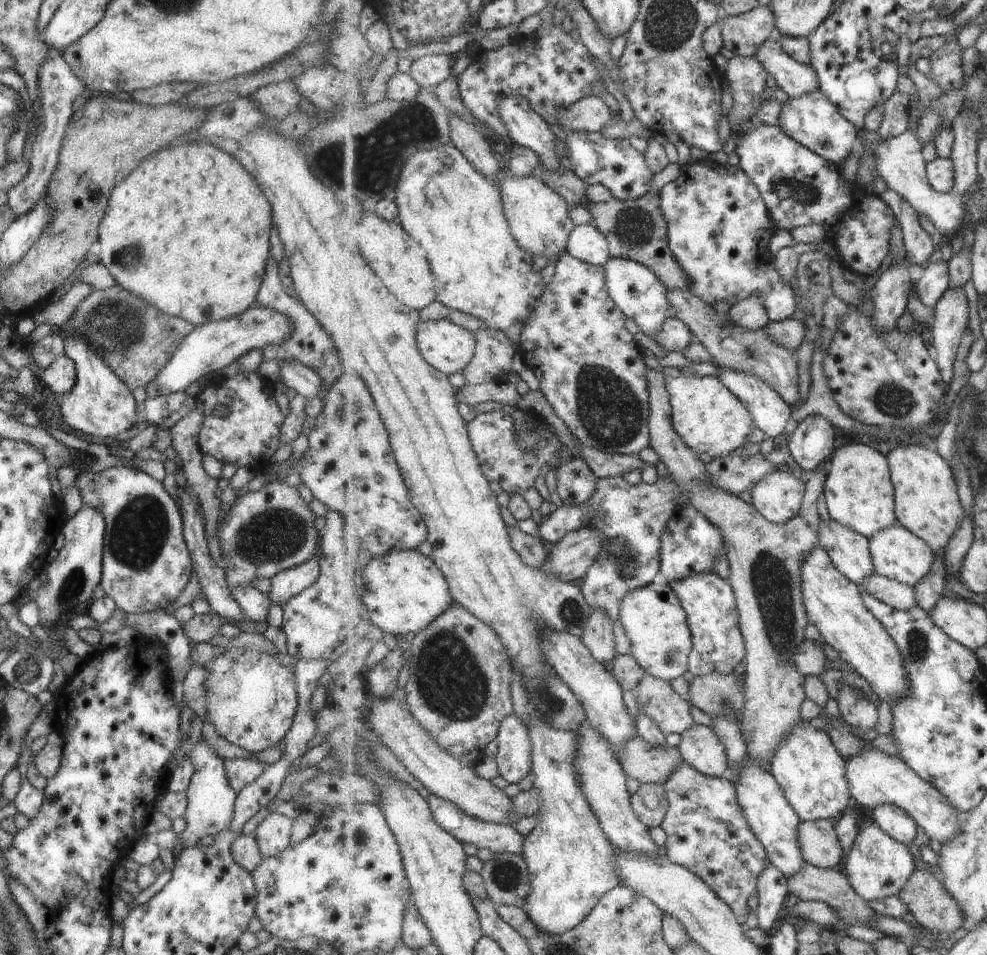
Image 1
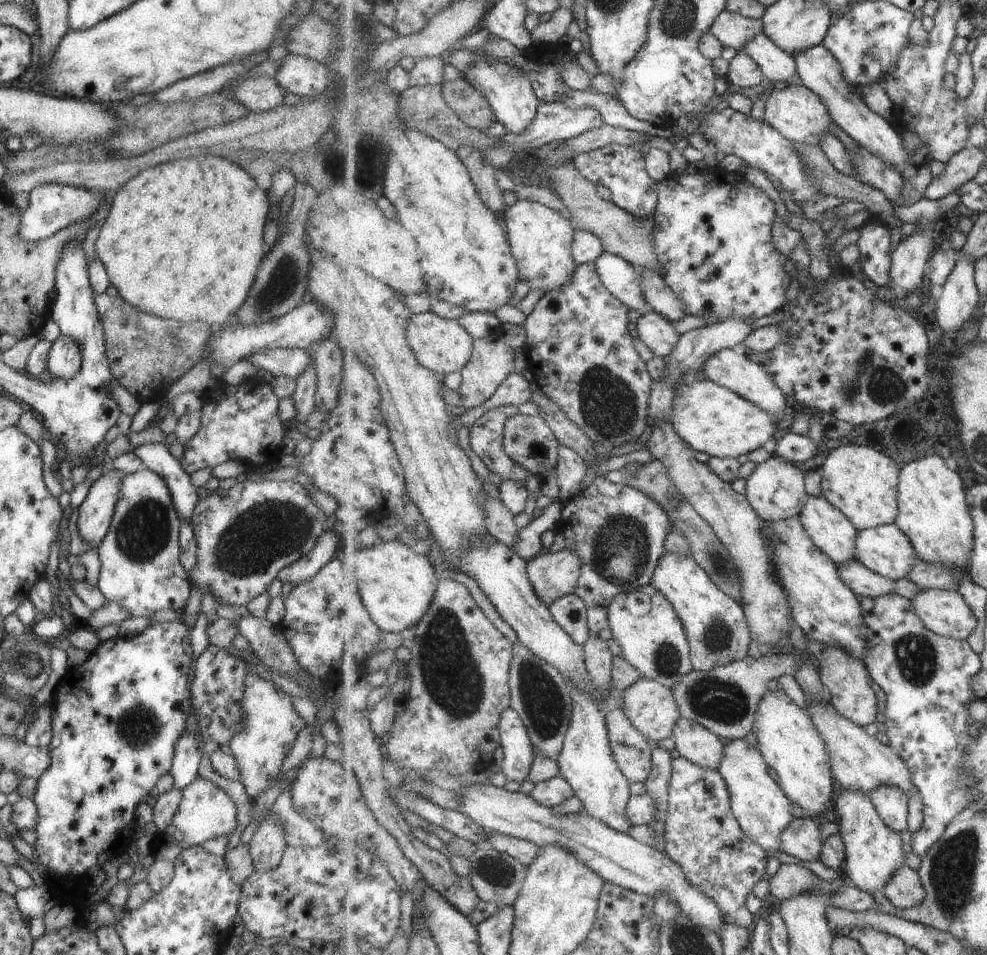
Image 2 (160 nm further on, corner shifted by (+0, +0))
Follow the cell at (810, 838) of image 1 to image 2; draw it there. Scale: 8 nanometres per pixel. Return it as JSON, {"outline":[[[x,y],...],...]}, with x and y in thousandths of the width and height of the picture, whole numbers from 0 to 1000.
{"outline":[[[805,855],[790,875],[792,892],[812,901],[830,899],[834,885],[832,867],[824,859]]]}

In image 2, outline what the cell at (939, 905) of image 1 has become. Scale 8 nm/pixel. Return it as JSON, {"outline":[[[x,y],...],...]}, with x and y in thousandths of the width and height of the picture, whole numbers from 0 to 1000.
{"outline":[[[917,906],[905,914],[896,928],[896,936],[909,951],[922,952],[937,940],[938,932],[931,912]]]}

